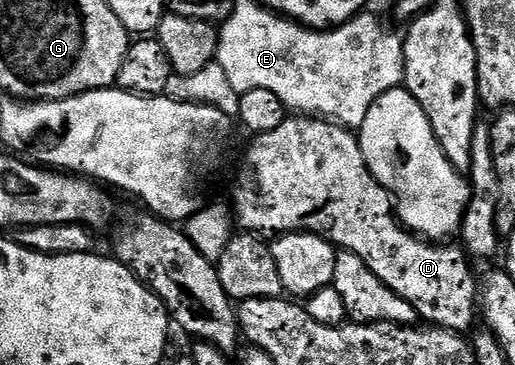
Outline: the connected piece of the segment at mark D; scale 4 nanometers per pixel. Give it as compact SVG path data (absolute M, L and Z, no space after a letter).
M292 114L284 119L282 126L253 135L251 140L252 145L244 152L236 185L232 188L230 205L235 223L243 231L253 234L313 232L335 244L337 249L358 254L394 294L406 298L406 302L414 306L421 321L452 332L467 333L472 324L472 307L476 304L476 276L472 273L468 253L452 242L429 242L408 231L396 219L394 201L368 169L355 131L331 120Z

